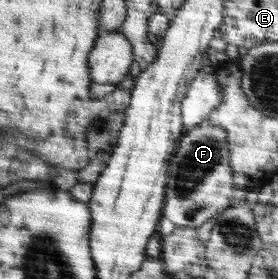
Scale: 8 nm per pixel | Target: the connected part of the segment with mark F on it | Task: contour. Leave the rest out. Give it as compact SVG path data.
M208 120L188 129L188 135L184 135L179 150L171 161L171 179L167 187L167 201L164 202L164 217L174 225L196 229L208 219L218 217L220 211L234 205L227 142L226 131Z

